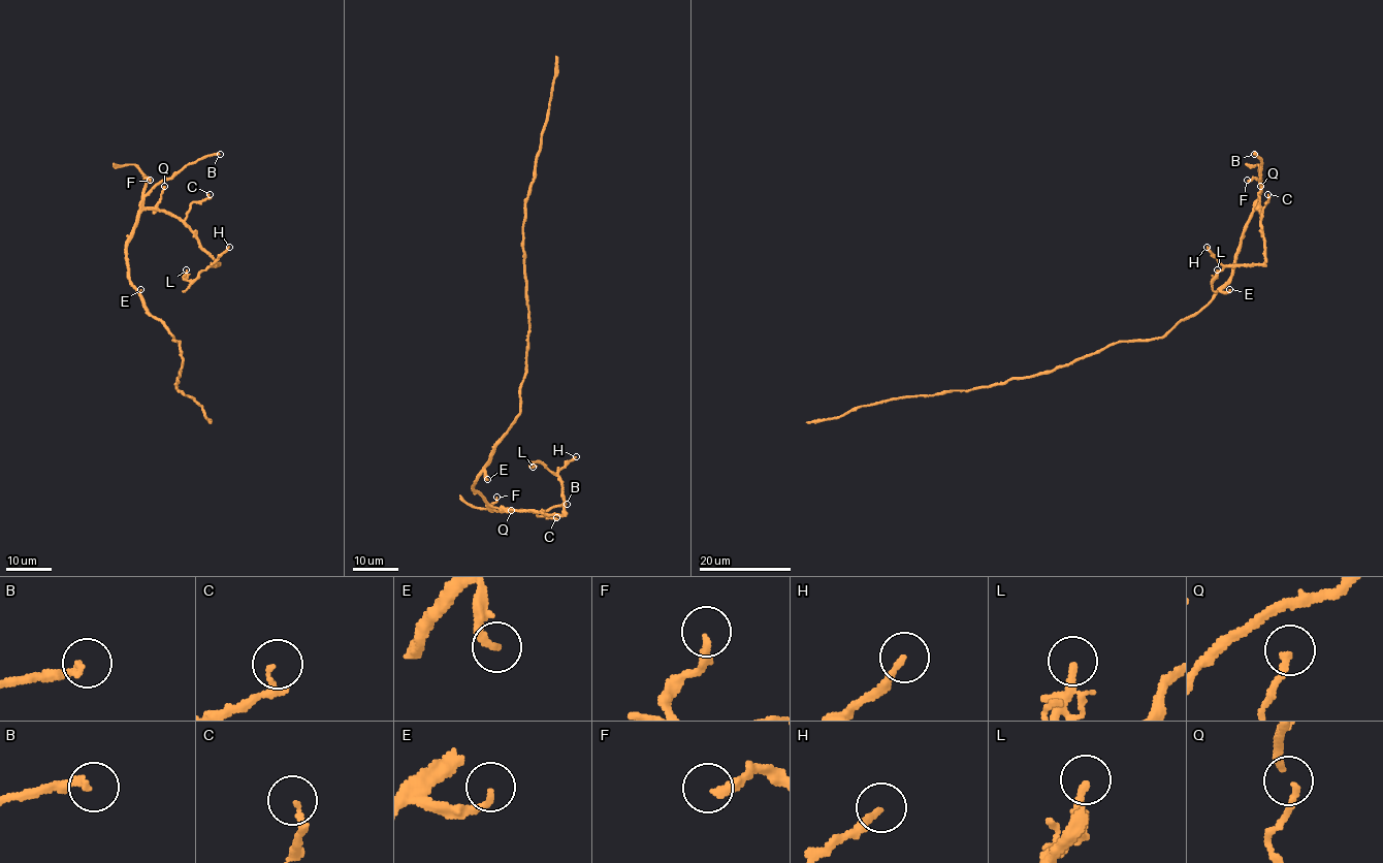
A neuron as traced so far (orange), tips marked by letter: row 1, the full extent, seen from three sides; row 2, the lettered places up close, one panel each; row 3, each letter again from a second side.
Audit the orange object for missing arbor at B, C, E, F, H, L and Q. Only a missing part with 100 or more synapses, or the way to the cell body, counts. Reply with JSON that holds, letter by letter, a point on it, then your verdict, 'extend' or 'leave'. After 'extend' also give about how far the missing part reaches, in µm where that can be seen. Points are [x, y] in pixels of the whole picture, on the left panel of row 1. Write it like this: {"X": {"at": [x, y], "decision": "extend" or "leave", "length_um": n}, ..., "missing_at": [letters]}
{"B": {"at": [220, 154], "decision": "leave"}, "C": {"at": [210, 194], "decision": "leave"}, "E": {"at": [140, 289], "decision": "leave"}, "F": {"at": [150, 180], "decision": "leave"}, "H": {"at": [229, 247], "decision": "leave"}, "L": {"at": [186, 269], "decision": "leave"}, "Q": {"at": [164, 186], "decision": "leave"}, "missing_at": []}

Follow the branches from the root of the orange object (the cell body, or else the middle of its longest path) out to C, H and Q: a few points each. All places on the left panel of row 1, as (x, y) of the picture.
C: (173, 339), (148, 311), (129, 280), (128, 238), (142, 210), (166, 210), (183, 220), (191, 204), (210, 194)
H: (173, 339), (129, 280), (127, 245), (138, 215), (159, 209), (175, 216), (217, 263), (211, 265), (229, 247)
Q: (173, 339), (148, 311), (129, 280), (127, 261), (128, 238), (136, 219), (142, 210), (157, 204), (164, 186)

